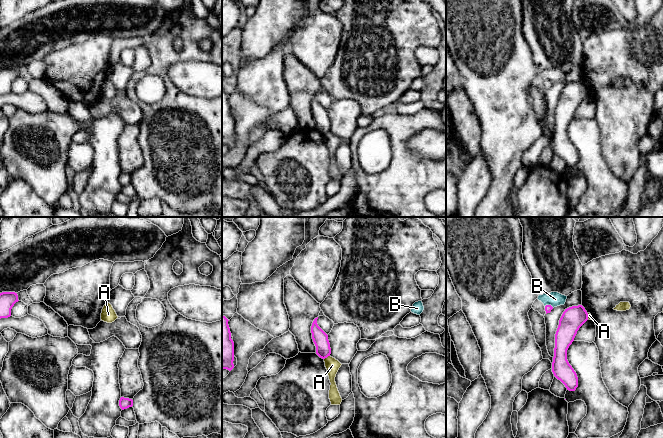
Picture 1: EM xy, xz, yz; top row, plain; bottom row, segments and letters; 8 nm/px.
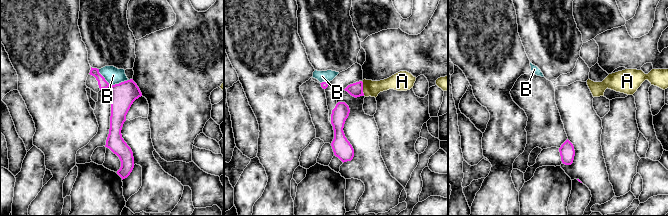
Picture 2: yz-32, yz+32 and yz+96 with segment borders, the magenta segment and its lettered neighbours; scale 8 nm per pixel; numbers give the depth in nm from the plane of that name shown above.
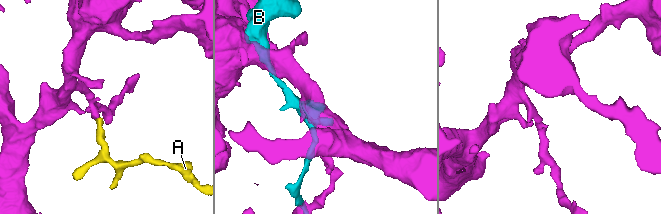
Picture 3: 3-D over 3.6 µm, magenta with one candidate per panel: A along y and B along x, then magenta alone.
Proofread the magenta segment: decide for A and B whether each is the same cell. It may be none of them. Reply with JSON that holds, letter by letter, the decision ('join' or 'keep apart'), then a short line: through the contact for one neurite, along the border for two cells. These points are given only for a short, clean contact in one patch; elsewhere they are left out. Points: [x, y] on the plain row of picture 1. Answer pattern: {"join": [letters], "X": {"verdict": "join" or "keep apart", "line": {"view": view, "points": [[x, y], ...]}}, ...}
{"join": [], "A": {"verdict": "keep apart", "line": {"view": "xz", "points": [[329, 131], [324, 135]]}}, "B": {"verdict": "keep apart"}}

